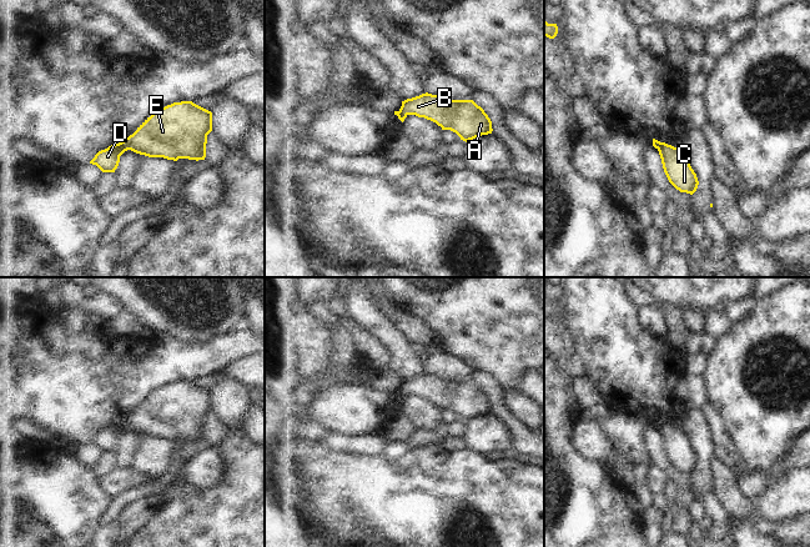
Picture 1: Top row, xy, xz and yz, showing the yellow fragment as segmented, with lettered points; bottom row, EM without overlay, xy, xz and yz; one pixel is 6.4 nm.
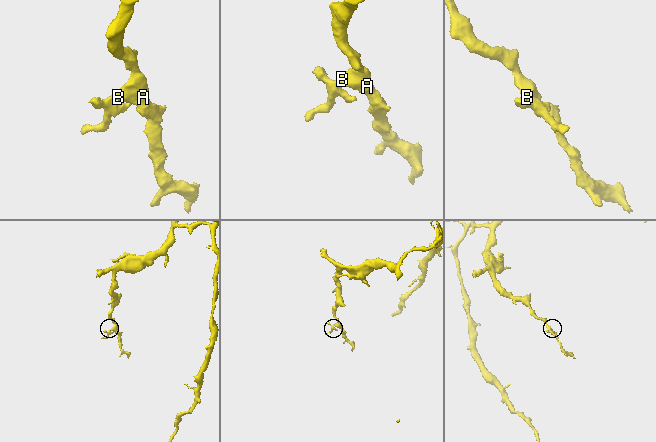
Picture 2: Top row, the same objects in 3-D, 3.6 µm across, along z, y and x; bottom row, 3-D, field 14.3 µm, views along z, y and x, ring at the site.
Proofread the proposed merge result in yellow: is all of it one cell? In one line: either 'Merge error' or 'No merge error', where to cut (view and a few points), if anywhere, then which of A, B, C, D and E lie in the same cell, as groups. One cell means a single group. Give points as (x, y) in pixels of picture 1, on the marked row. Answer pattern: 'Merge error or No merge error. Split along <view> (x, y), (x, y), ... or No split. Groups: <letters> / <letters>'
Merge error. Split along xy (120, 142), (127, 149). Groups: A B E / C D

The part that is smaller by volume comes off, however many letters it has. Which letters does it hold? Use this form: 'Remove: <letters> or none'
Remove: C, D

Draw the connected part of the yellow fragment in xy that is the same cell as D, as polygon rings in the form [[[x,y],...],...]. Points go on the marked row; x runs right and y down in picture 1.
[[[121,142],[99,151],[90,164],[96,165],[102,172],[115,172],[119,166],[120,156],[127,151]]]

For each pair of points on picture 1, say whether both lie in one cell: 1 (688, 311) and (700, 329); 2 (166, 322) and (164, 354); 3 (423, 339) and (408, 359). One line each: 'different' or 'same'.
1: same
2: different
3: different

